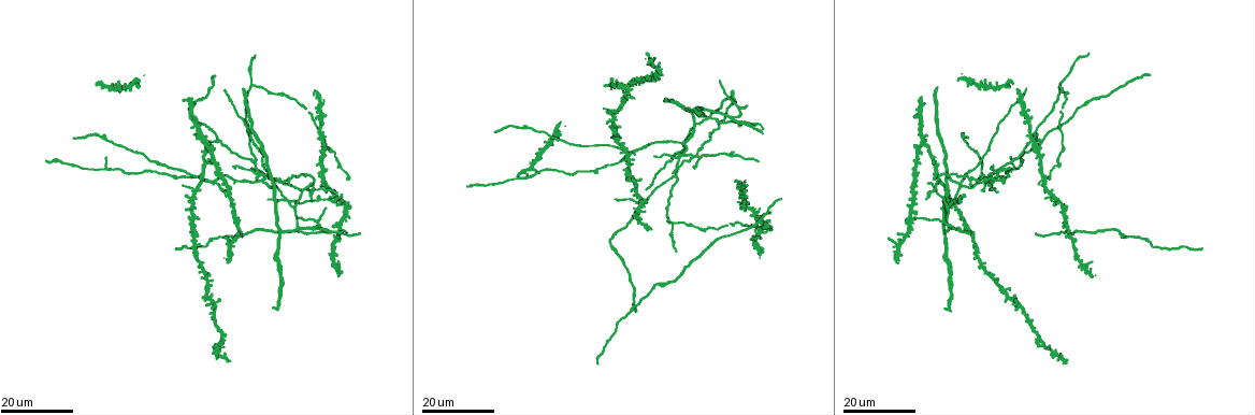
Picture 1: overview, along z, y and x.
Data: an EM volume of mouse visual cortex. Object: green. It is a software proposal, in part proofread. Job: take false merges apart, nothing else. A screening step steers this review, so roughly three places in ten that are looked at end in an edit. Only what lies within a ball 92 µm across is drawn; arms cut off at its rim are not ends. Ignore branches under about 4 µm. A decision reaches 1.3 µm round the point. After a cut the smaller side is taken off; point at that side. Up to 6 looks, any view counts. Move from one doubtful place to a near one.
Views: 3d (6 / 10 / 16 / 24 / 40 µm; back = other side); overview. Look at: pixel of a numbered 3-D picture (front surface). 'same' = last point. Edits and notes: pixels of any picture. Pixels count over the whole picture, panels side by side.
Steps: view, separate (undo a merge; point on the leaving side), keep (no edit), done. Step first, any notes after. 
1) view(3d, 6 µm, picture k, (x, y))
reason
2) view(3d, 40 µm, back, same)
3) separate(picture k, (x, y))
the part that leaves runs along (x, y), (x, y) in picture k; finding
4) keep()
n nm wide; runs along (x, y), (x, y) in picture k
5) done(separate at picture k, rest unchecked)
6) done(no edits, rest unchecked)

view(3d, 24 µm, picture 1, (694, 122))
four-way junction

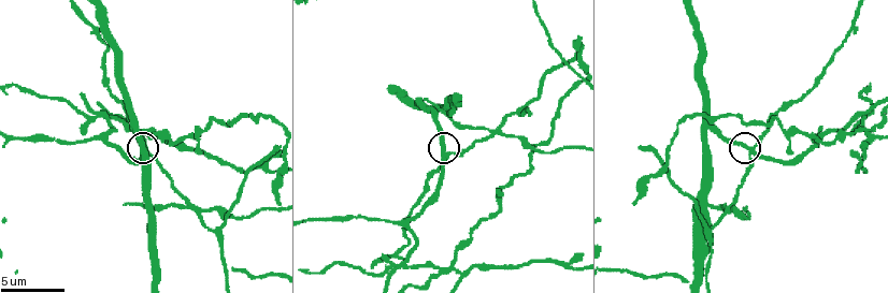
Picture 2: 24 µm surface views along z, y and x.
view(3d, 10 µm, picture 2, (753, 148))
zoom in

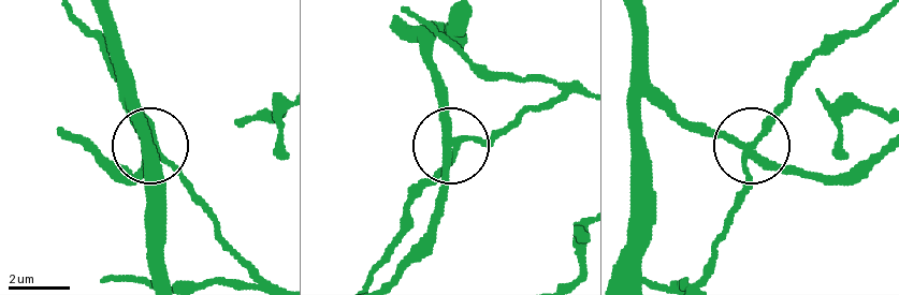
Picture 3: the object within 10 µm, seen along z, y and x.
view(3d, 6 µm, picture 3, (752, 143))

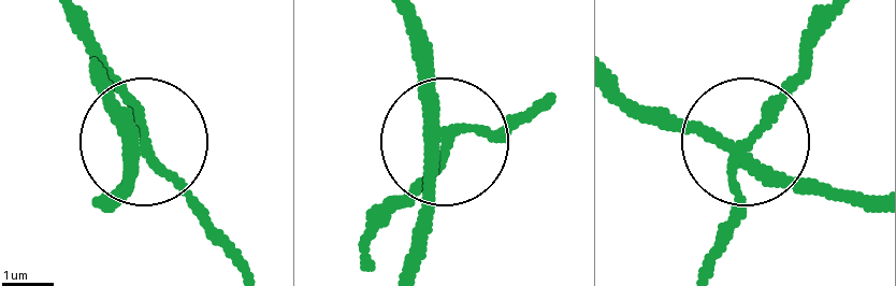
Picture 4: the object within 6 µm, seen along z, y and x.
keep()
4 arms; continuous, no second neuron

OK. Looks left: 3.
view(3d, 24 µm, picture 1, (1042, 139))
a fork

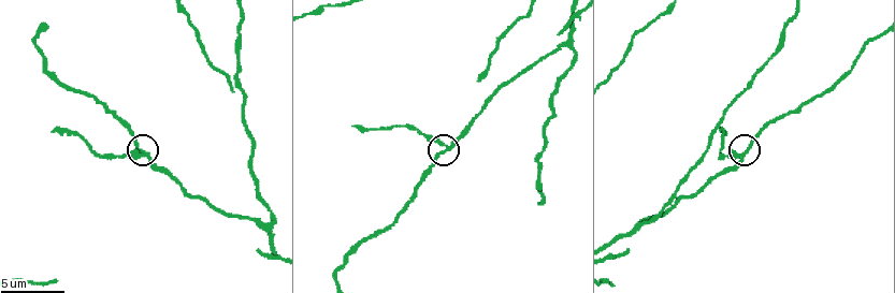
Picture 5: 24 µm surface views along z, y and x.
view(3d, 6 µm, picture 5, (445, 150))

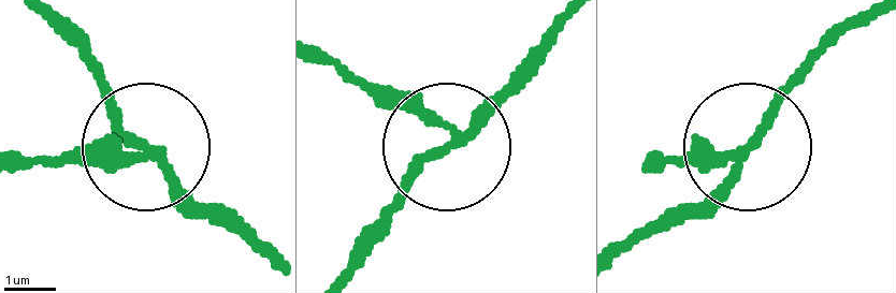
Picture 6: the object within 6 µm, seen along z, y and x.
view(3d, 6 µm, back, picture 6, (745, 147))
other side

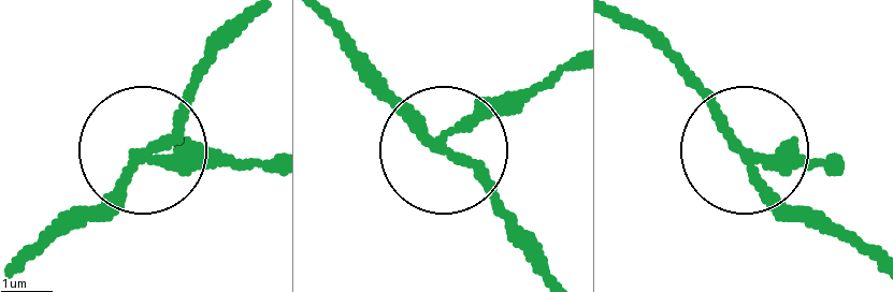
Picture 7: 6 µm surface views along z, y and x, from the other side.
separate(picture 7, (200, 149))
3 arms; the part that leaves runs along (143, 152), (268, 165) in picture 7; a second neuron is stuck on

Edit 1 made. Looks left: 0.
done(separate at picture 7, rest unchecked)

